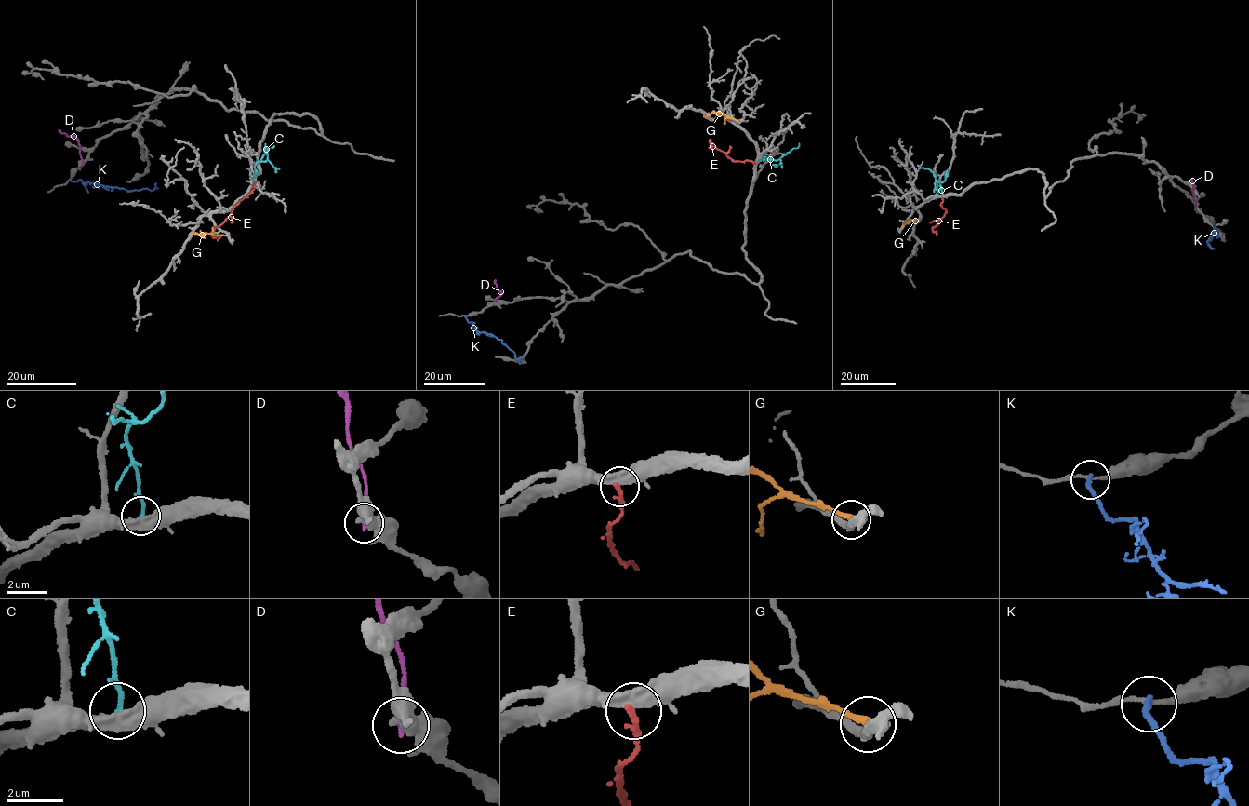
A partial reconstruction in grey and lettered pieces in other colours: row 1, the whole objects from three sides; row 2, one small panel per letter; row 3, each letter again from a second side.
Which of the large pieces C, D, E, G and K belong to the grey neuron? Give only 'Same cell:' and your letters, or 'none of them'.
Same cell: none of them

